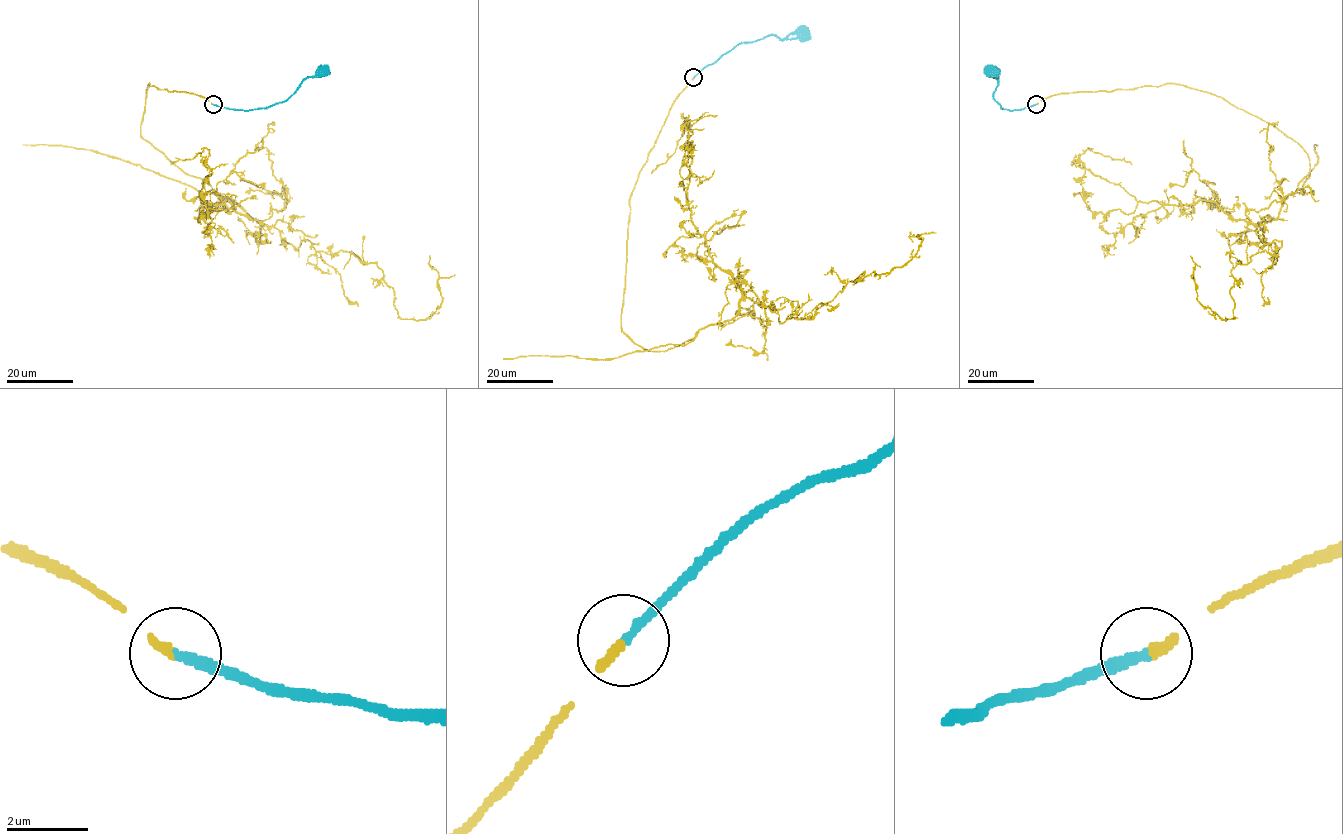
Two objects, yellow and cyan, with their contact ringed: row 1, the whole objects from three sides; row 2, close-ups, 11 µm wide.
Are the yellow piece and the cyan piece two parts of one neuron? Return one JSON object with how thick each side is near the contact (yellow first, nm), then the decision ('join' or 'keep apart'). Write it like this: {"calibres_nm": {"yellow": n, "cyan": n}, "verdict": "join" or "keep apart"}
{"calibres_nm": {"yellow": 200, "cyan": 240}, "verdict": "join"}

